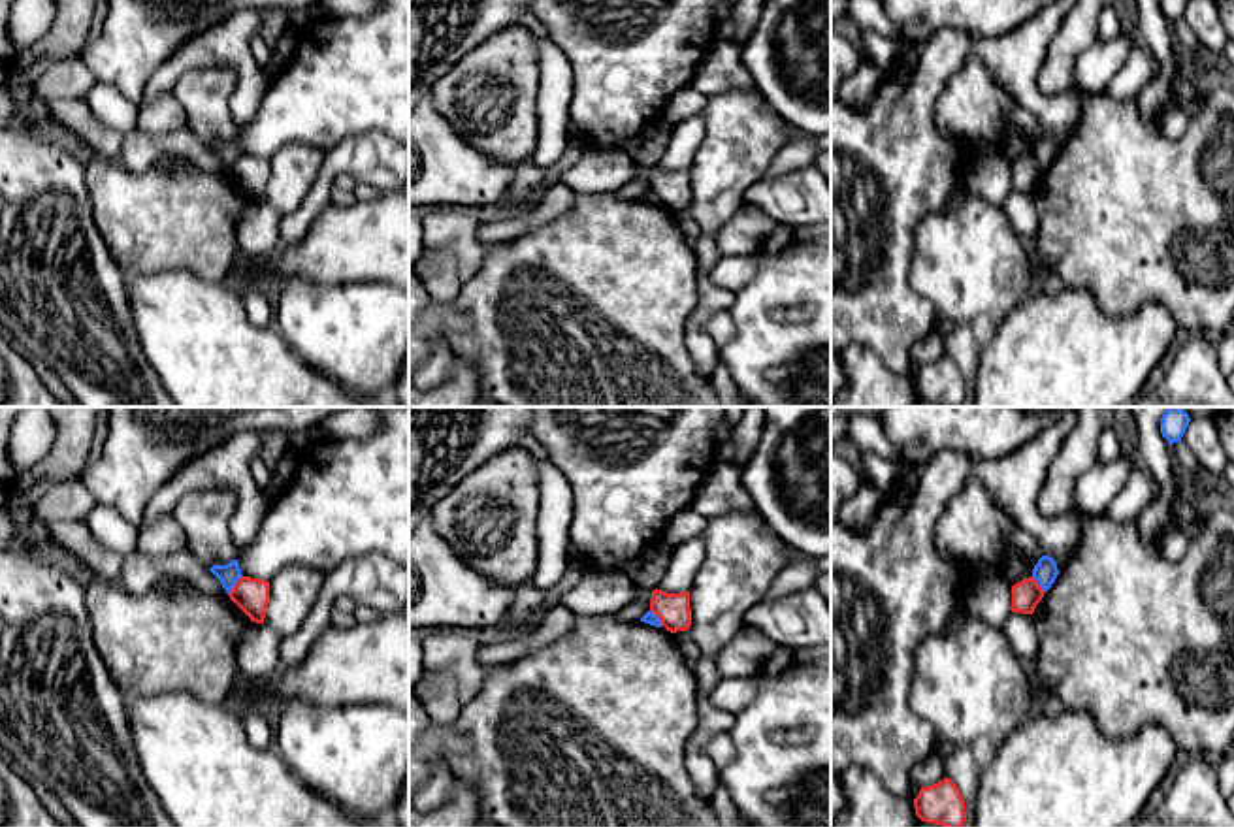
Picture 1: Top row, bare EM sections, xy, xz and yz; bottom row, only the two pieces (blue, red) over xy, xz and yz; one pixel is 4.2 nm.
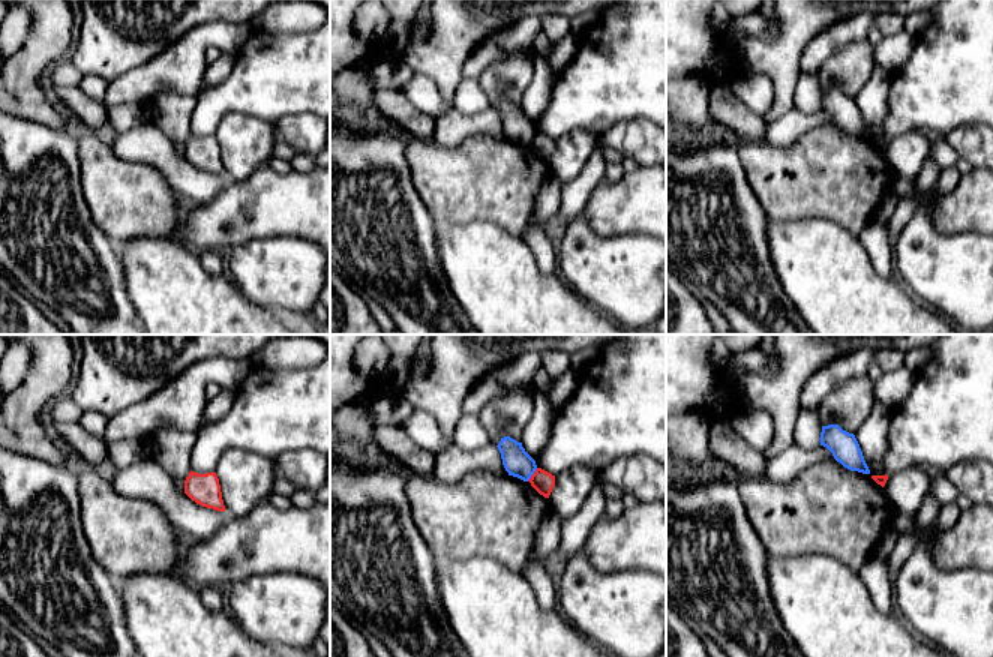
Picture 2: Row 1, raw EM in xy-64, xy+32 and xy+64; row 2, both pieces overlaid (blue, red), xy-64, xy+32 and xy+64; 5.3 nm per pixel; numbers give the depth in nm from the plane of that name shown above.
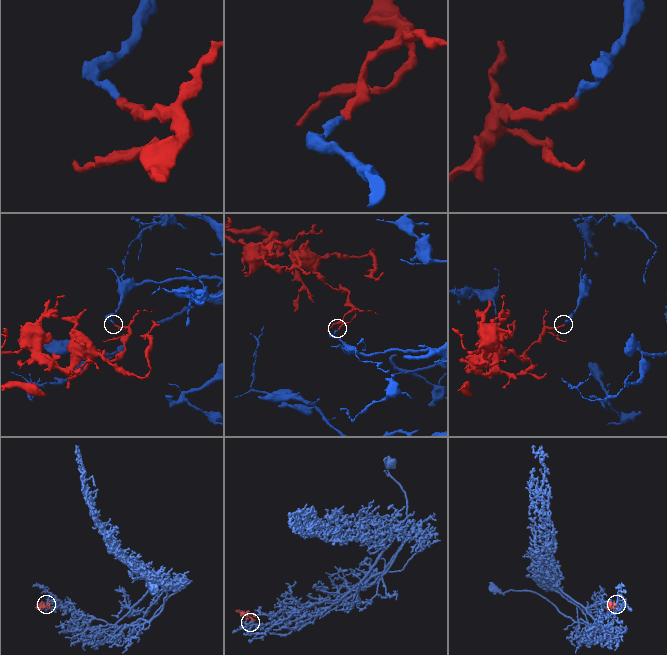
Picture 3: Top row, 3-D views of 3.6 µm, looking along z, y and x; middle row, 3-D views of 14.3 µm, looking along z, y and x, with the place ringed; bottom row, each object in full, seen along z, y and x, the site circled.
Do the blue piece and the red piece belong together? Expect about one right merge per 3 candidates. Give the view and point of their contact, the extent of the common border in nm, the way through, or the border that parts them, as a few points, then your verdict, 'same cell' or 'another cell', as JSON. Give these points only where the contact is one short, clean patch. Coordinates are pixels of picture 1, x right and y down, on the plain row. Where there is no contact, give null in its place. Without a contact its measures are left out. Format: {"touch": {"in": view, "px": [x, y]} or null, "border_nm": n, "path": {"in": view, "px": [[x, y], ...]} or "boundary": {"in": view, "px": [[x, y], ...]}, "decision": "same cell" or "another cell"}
{"touch": {"in": "xy", "px": [234, 162]}, "border_nm": 110, "boundary": {"in": "xy", "px": [[242, 153], [228, 172]]}, "decision": "another cell"}

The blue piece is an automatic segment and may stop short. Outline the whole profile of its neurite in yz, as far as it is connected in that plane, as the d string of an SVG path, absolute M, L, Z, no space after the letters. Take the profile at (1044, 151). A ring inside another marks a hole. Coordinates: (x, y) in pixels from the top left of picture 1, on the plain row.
M1042 134L1032 147L1032 156L1047 170L1059 153L1057 141L1049 134Z

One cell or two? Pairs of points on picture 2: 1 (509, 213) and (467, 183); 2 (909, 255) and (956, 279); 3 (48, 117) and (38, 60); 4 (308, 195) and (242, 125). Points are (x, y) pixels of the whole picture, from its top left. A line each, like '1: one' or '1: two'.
1: one
2: one
3: one
4: two

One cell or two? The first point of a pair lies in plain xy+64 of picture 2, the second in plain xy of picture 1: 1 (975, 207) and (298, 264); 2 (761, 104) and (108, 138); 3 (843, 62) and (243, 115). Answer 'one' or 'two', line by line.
1: one
2: two
3: two

